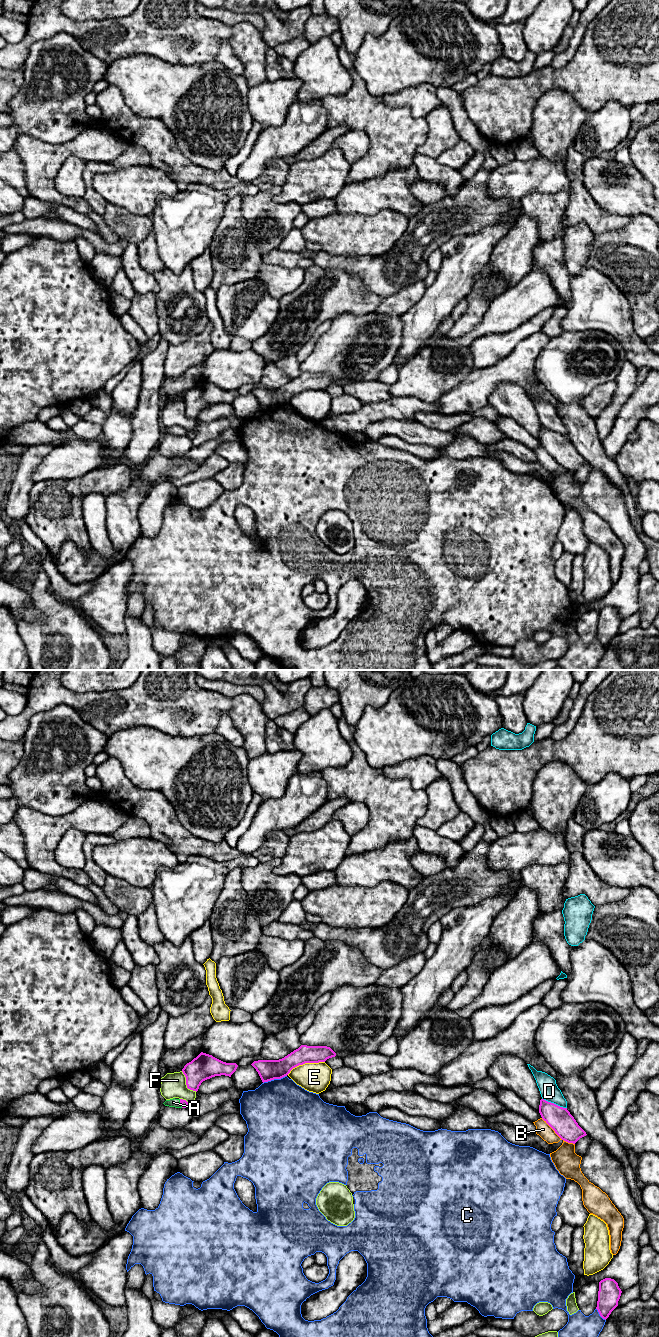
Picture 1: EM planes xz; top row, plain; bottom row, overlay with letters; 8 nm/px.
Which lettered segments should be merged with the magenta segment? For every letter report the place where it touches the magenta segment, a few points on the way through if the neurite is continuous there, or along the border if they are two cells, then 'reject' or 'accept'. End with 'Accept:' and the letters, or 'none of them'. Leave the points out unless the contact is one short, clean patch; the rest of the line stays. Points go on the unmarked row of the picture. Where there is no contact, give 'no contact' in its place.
A: xz (180, 430) | across xz (184, 431), (180, 430), (173, 430) | accept
B: xz (558, 463) | reject
C: xz (274, 406) | reject
D: xz (553, 431) | reject
E: xz (305, 390) | reject
F: xz (186, 412) | reject
Accept: A

